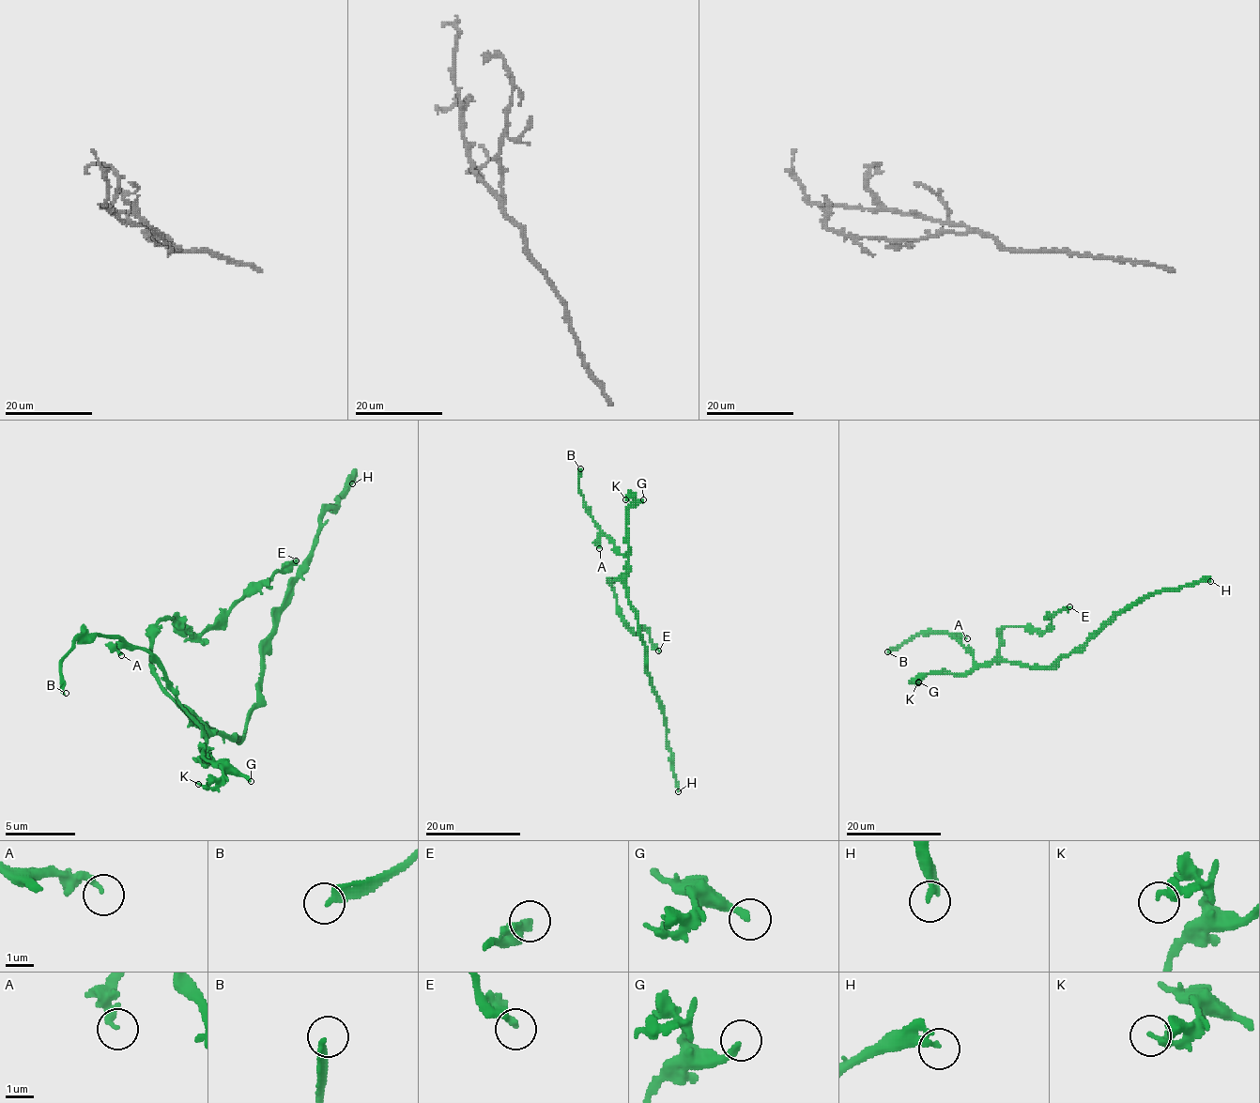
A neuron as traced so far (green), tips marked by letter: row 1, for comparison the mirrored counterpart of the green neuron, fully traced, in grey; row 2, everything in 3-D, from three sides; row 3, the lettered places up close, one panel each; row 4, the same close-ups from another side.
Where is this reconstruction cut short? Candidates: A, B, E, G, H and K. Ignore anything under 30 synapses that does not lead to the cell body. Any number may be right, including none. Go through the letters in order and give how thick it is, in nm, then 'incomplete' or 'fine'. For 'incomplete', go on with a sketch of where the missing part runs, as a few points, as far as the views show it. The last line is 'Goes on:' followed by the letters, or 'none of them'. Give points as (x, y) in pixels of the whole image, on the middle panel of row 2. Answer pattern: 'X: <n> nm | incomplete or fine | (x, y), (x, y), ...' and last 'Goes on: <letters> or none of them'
A: 200 nm | fine
B: 200 nm | fine
E: 360 nm | fine
G: 240 nm | incomplete | (643, 499), (651, 476), (656, 469), (657, 455), (666, 451)
H: 240 nm | fine
K: 280 nm | fine
Goes on: G

